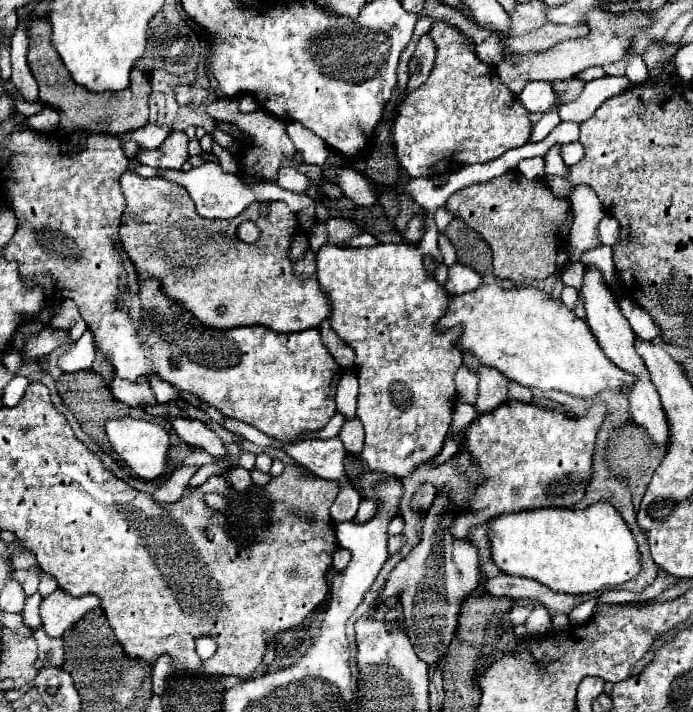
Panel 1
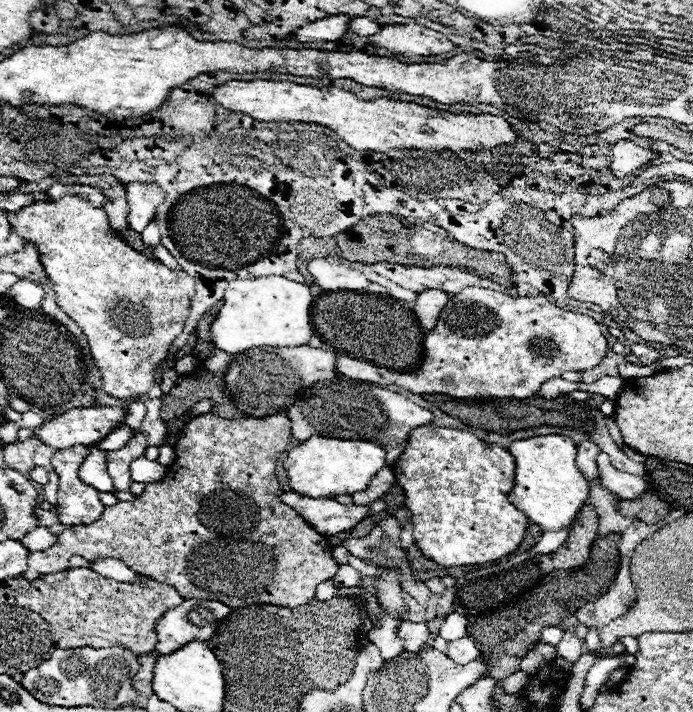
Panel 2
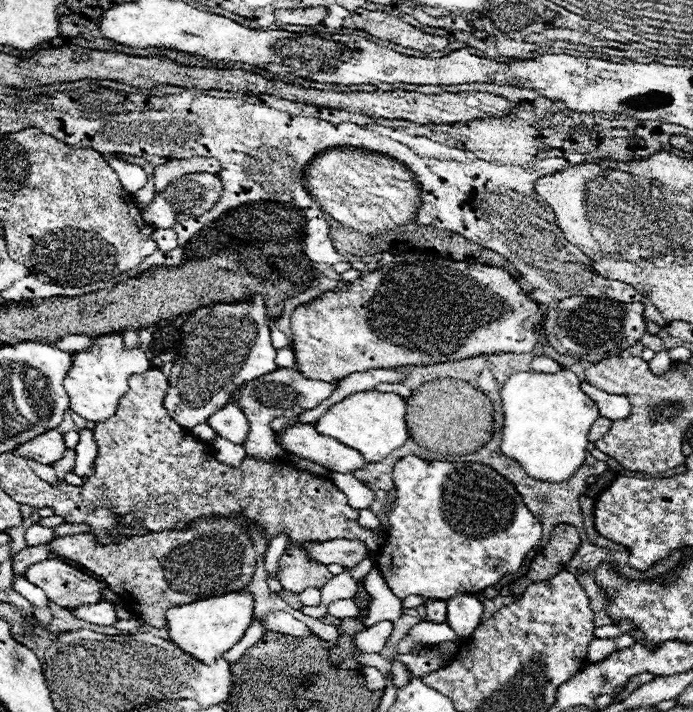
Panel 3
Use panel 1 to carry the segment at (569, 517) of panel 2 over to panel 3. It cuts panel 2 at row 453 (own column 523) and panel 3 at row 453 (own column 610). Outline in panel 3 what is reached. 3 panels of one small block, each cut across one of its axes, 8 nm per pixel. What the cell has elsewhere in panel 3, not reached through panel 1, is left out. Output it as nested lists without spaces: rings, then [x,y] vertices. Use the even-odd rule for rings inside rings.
[[[566,368],[554,374],[516,372],[502,386],[504,438],[502,452],[544,482],[568,480],[586,460],[590,424],[600,416],[598,406],[580,390],[582,380]]]

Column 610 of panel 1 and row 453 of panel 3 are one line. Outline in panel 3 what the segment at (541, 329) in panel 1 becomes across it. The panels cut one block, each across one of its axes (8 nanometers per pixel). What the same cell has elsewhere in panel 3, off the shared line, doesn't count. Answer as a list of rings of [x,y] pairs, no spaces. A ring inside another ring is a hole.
[[[366,390],[356,392],[336,406],[332,406],[318,422],[314,424],[320,434],[326,434],[346,446],[356,448],[368,462],[380,462],[384,460],[392,450],[400,448],[408,440],[406,430],[406,402],[402,396],[392,392],[378,392],[378,390]]]

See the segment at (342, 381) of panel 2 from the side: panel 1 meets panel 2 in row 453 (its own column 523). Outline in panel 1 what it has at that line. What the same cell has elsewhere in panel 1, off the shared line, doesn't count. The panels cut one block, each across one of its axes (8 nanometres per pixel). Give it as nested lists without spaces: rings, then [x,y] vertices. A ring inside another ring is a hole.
[[[518,382],[508,384],[508,396],[510,396],[510,400],[518,400],[518,402],[530,402],[532,400],[530,388],[526,388],[526,386],[518,384]]]

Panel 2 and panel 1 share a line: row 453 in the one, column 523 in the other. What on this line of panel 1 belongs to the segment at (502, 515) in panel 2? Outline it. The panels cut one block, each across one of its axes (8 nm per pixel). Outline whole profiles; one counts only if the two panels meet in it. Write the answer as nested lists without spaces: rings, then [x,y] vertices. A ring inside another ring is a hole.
[[[506,400],[496,410],[486,412],[478,416],[468,432],[466,432],[466,444],[464,448],[472,454],[472,458],[478,460],[482,466],[482,472],[486,476],[486,482],[482,482],[476,490],[476,494],[468,502],[468,510],[474,514],[460,514],[456,518],[454,536],[468,536],[470,530],[492,516],[520,512],[520,510],[532,510],[532,508],[572,508],[576,502],[584,498],[586,482],[590,480],[590,468],[592,468],[592,452],[594,452],[594,440],[596,432],[604,420],[606,408],[602,404],[592,406],[584,418],[570,418],[556,410],[544,410],[532,404]]]

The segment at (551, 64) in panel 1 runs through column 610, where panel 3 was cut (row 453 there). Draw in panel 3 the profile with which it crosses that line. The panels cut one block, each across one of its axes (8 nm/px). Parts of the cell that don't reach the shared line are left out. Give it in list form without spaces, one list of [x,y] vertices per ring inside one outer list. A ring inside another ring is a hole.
[[[46,430],[38,438],[32,438],[30,442],[24,442],[14,450],[14,454],[22,458],[30,458],[42,464],[54,464],[64,456],[64,438],[58,430]]]

